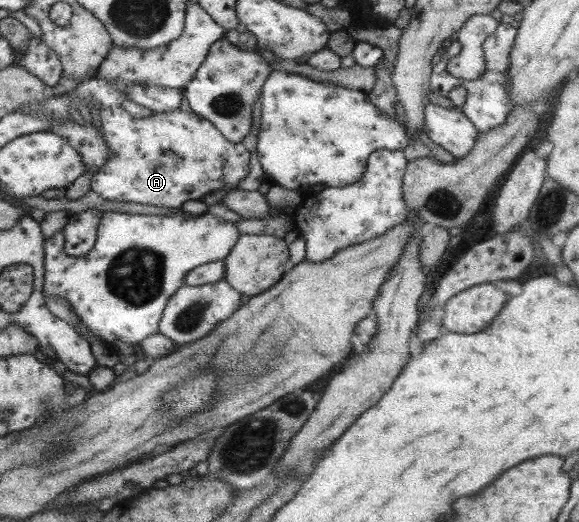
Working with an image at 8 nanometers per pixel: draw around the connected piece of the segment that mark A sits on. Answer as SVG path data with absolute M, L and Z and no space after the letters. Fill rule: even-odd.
M112 107L102 109L99 114L109 159L94 173L90 188L106 200L180 209L187 200L203 200L207 194L223 188L236 189L240 180L248 176L251 152L242 143L233 143L223 138L222 133L209 120L194 112L179 109L136 118L122 107Z

